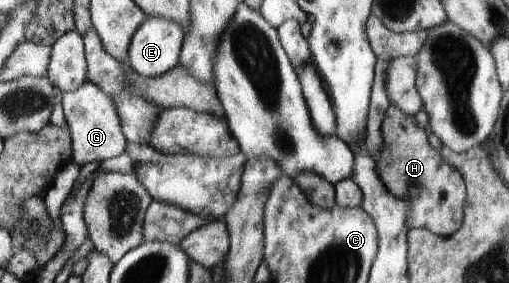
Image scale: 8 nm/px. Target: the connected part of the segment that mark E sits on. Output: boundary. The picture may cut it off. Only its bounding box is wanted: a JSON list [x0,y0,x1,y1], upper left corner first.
[127,16,186,77]

